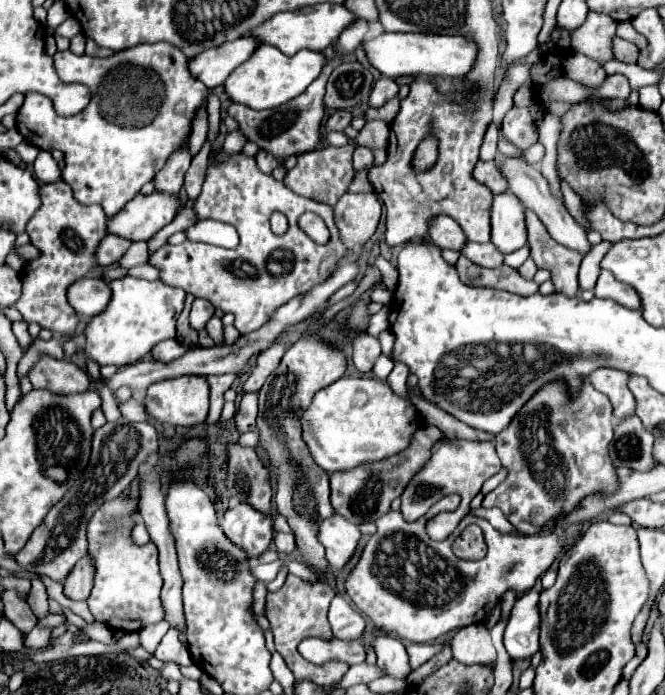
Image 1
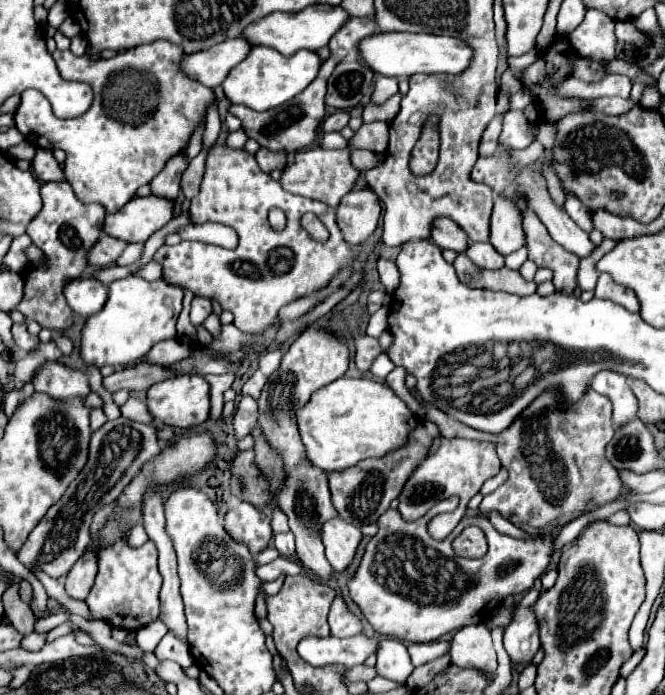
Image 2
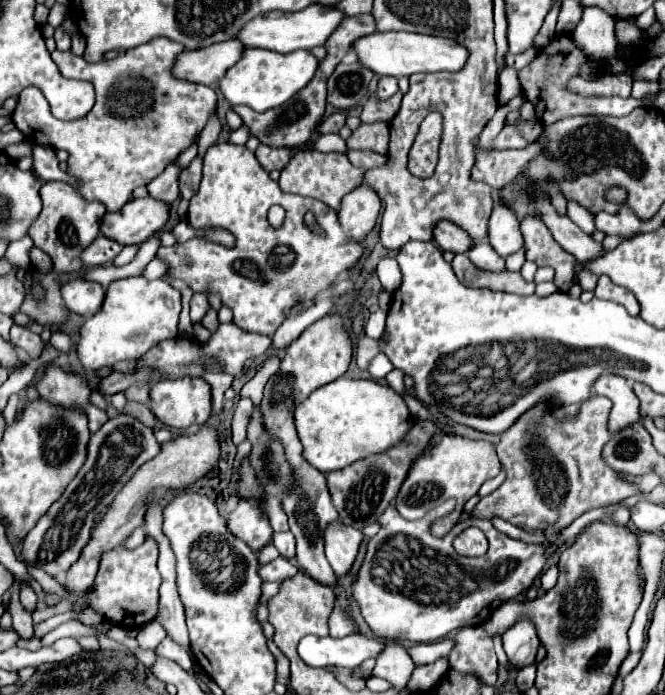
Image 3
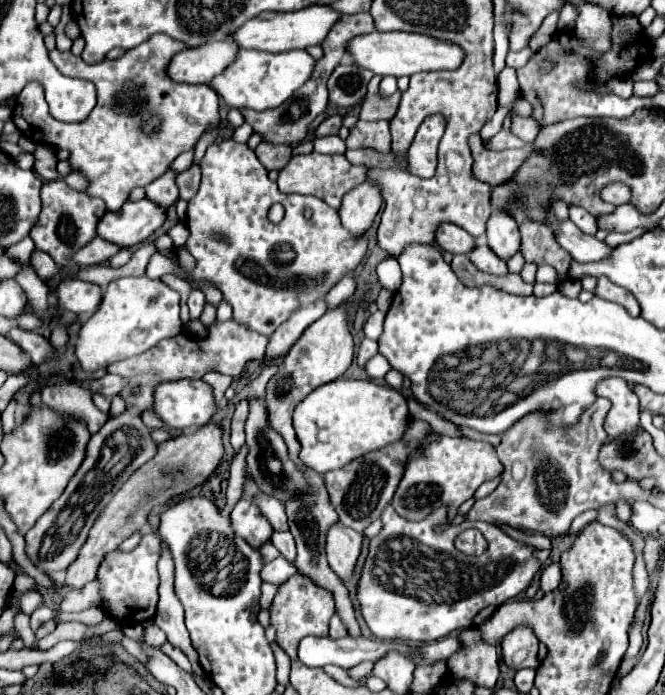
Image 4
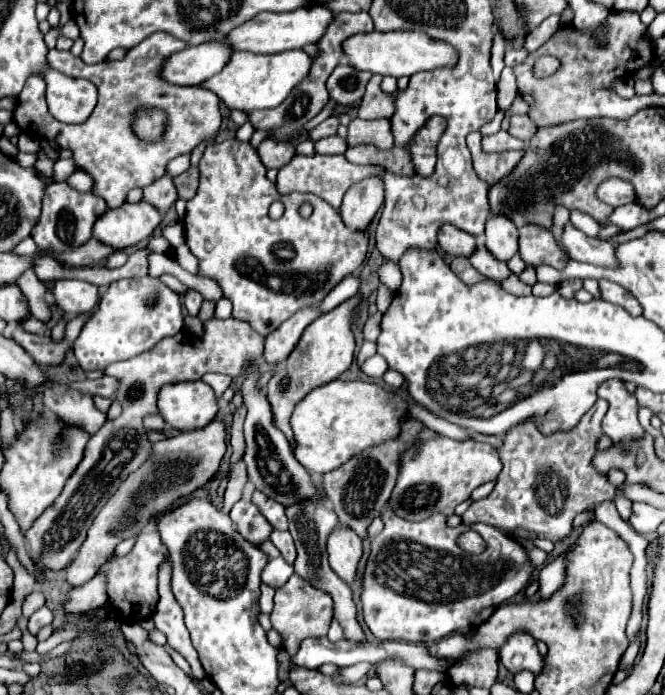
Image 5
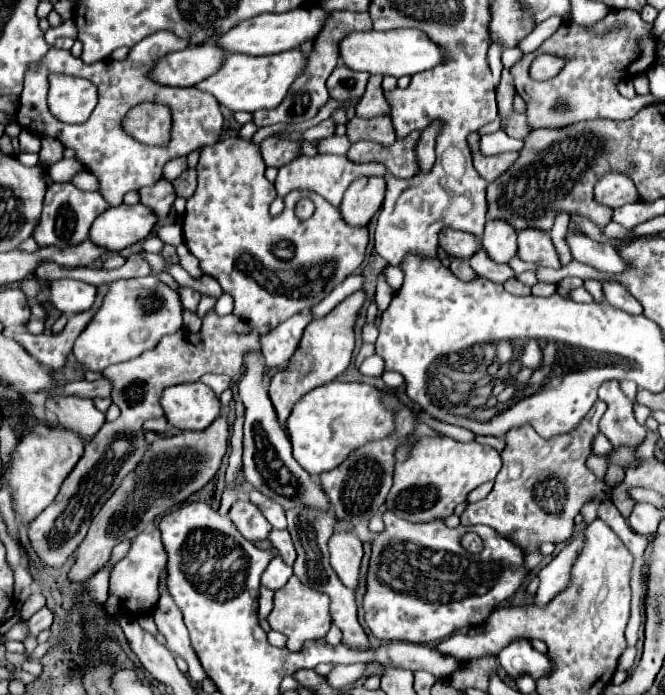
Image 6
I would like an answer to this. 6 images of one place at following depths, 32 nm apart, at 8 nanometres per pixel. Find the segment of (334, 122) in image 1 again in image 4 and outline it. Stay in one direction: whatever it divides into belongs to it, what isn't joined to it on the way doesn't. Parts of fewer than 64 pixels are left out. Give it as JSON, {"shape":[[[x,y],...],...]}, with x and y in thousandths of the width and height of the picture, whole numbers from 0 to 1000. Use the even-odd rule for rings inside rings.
{"shape":[[[493,167],[475,187],[472,187],[472,199],[484,199],[484,196],[496,196],[496,193],[508,193],[508,184],[514,181],[514,167]]]}

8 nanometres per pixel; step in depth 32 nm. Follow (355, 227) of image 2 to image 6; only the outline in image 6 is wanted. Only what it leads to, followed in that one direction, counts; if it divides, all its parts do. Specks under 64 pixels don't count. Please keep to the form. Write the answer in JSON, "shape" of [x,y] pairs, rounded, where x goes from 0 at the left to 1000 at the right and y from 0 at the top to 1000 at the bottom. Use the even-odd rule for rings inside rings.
{"shape":[[[544,253],[526,265],[511,294],[514,314],[529,325],[550,325],[577,288],[580,259],[574,253]]]}

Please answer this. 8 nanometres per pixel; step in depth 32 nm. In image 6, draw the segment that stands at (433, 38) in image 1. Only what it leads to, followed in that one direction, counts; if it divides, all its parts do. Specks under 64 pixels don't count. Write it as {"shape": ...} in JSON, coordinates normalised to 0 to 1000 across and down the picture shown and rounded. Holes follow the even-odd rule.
{"shape":[[[611,40],[611,43],[553,43],[553,46],[529,46],[511,60],[511,86],[517,95],[553,104],[553,106],[571,106],[571,109],[623,109],[629,104],[647,101],[656,92],[668,86],[668,75],[647,60],[647,55],[629,43],[629,40]]]}

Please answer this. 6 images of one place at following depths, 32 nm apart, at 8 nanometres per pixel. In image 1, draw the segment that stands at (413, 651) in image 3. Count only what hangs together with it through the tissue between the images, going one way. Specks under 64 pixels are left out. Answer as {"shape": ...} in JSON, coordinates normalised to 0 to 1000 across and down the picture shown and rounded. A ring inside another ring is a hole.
{"shape":[[[653,924],[653,927],[617,927],[614,929],[614,944],[617,944],[620,961],[635,958],[647,947],[659,944],[665,935],[668,935],[668,927],[662,927],[662,924]]]}

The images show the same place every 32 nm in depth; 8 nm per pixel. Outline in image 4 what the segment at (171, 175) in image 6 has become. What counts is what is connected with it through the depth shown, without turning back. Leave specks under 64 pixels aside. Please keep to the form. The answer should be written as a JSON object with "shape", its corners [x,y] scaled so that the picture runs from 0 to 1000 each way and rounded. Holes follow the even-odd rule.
{"shape":[[[289,216],[289,219],[277,219],[277,222],[271,222],[271,224],[256,236],[256,242],[259,242],[265,250],[283,245],[283,242],[289,239],[289,222],[292,222],[292,216]]]}

